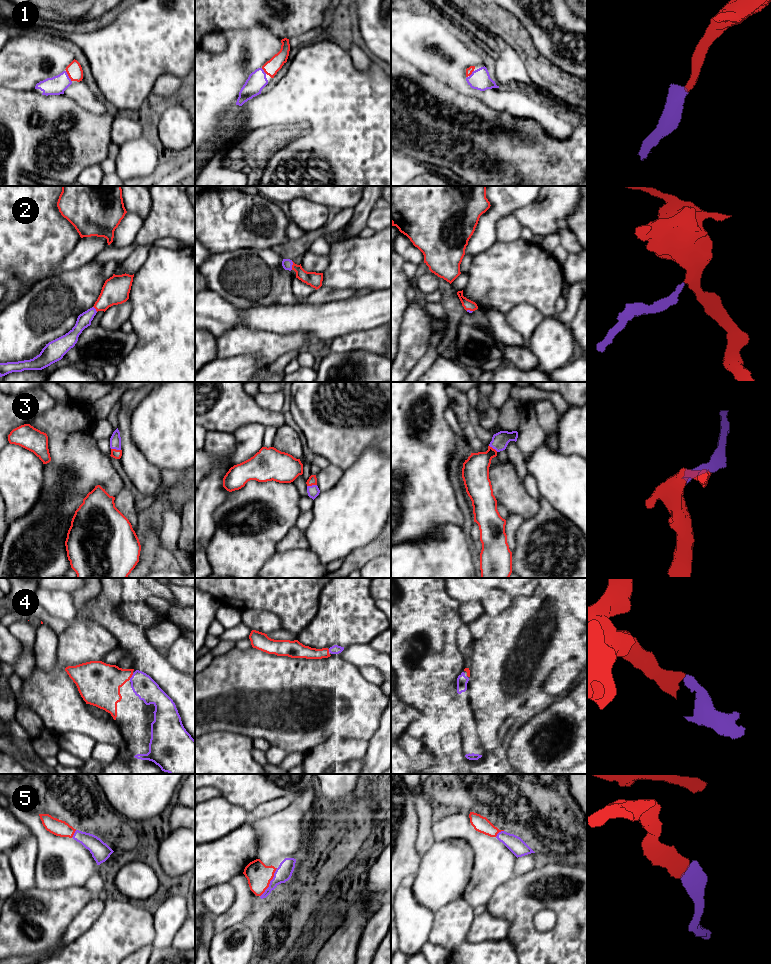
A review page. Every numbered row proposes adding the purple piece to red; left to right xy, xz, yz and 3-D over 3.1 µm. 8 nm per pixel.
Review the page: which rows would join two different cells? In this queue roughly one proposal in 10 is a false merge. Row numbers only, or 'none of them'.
none of them

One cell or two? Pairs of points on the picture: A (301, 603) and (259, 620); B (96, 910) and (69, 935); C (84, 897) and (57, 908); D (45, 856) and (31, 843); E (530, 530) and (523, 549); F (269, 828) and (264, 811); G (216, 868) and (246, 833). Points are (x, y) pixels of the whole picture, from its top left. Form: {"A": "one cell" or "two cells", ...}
{"A": "two cells", "B": "one cell", "C": "one cell", "D": "two cells", "E": "one cell", "F": "two cells", "G": "one cell"}

